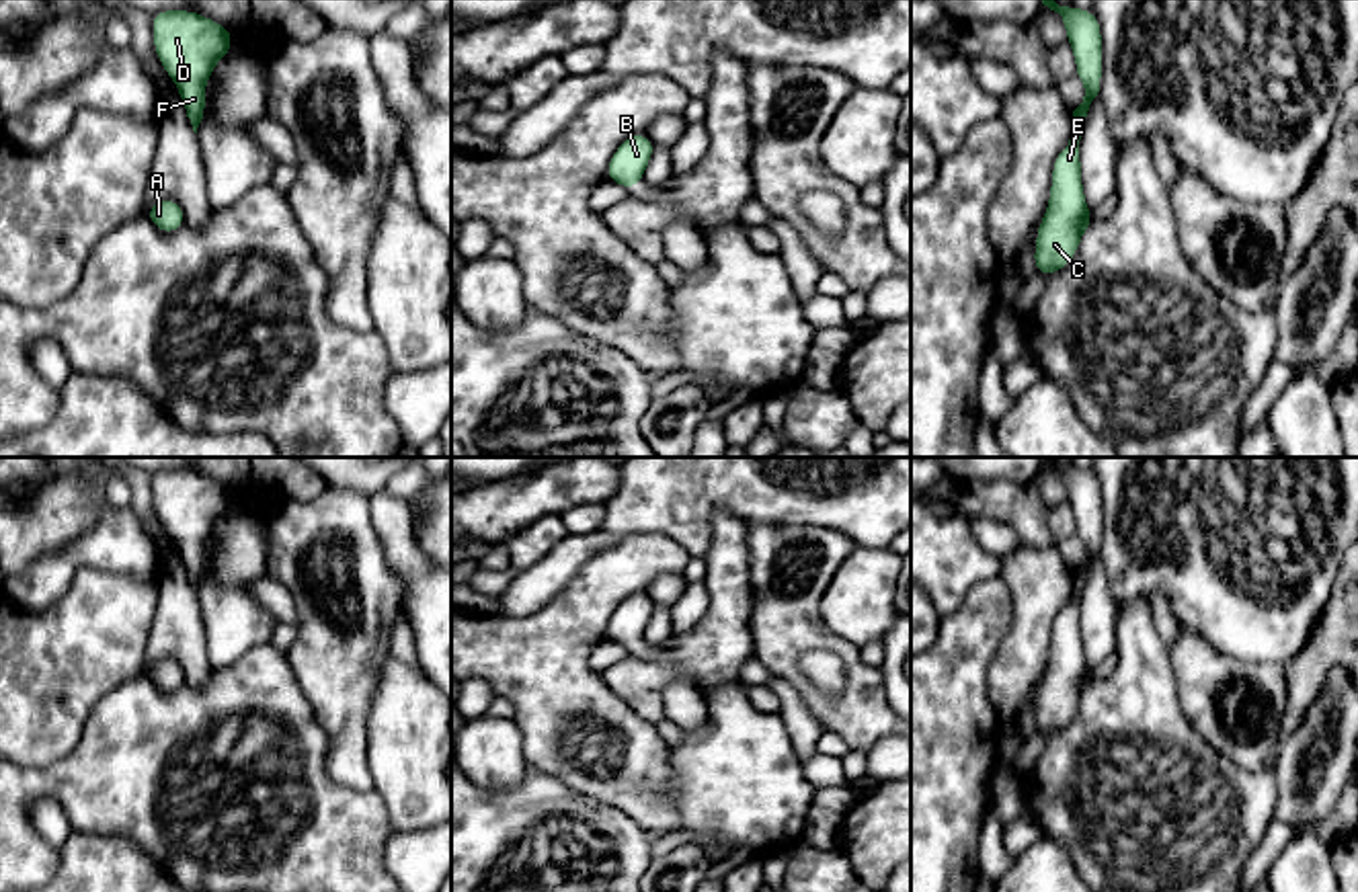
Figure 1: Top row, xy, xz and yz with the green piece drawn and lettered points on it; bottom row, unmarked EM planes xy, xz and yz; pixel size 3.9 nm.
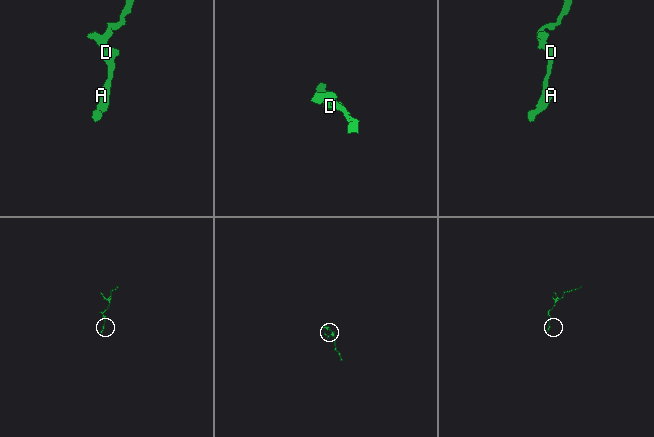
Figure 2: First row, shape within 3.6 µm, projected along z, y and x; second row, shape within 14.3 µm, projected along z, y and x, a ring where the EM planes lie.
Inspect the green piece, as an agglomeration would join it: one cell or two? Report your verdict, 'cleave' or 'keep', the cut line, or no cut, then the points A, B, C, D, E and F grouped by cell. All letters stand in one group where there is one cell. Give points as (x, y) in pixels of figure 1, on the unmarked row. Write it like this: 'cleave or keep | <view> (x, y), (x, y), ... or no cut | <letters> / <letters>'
keep | no cut | A B C D E F

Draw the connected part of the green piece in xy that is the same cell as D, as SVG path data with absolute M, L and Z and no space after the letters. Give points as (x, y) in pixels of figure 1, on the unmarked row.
M195 470L152 474L158 521L178 548L193 591L205 574L205 541L215 523L234 509L232 490Z

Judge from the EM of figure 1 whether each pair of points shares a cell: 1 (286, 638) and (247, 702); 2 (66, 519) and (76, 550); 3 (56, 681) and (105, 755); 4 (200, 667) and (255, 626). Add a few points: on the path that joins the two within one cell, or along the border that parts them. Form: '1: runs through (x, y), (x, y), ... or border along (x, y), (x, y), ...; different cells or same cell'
1: border along (269, 642), (284, 653); different cells
2: border along (103, 501), (87, 530), (46, 550), (31, 564); different cells
3: border along (115, 687), (91, 710), (81, 739), (54, 761); different cells
4: border along (200, 612), (206, 624), (206, 659), (214, 669); different cells

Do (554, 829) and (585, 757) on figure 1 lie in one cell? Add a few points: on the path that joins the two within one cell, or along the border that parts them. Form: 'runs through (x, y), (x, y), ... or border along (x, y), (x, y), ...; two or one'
border along (530, 765), (616, 808); two

